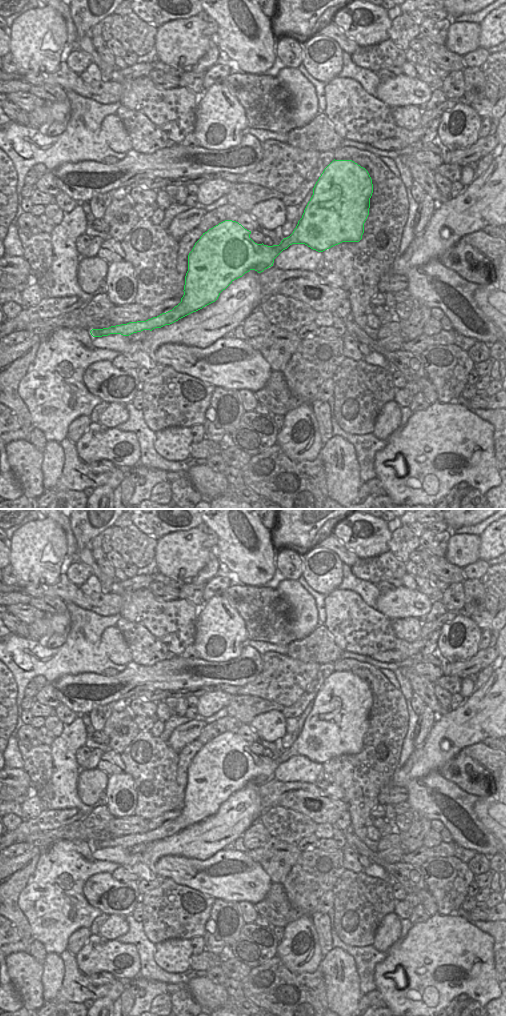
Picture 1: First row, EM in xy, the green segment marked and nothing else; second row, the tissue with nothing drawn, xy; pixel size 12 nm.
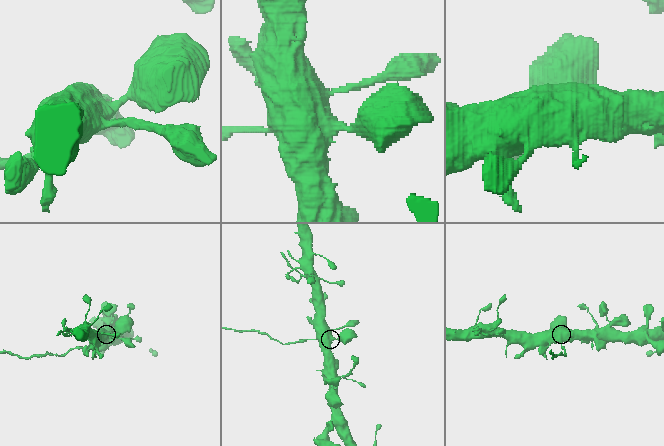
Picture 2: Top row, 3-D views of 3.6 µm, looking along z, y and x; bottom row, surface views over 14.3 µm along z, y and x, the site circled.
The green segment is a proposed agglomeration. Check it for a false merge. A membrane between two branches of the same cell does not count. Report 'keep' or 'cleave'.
cleave

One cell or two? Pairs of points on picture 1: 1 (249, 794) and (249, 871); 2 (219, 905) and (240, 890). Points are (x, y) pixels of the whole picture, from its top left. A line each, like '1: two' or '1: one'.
1: two
2: two

